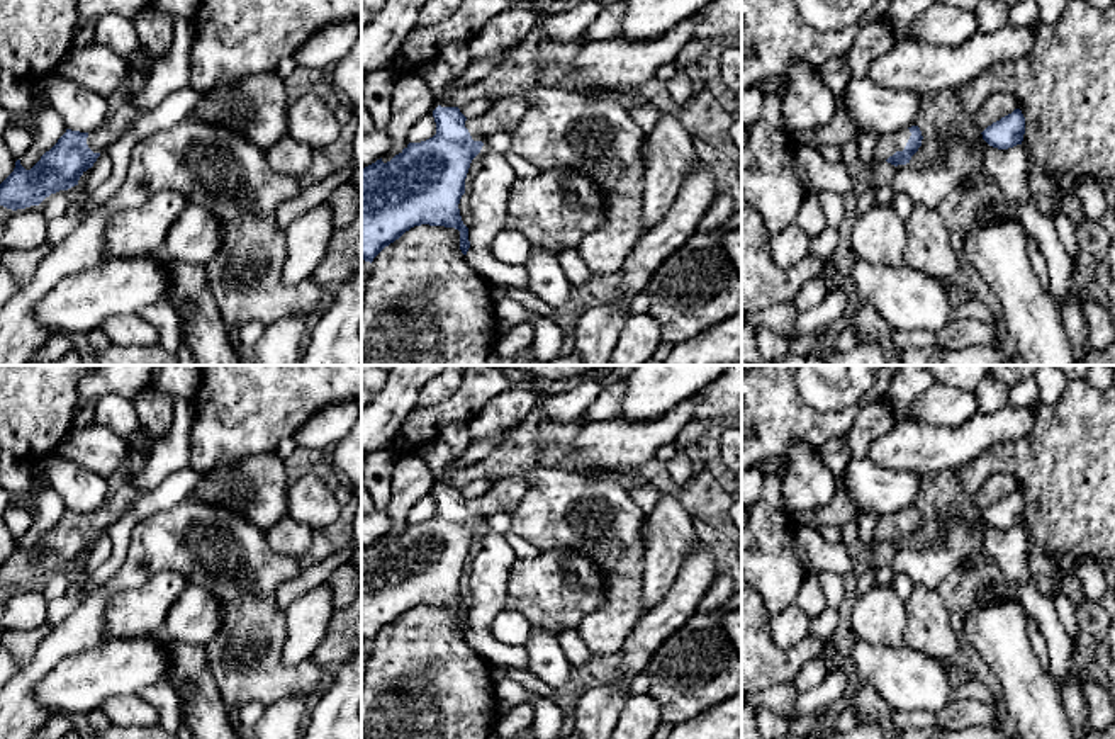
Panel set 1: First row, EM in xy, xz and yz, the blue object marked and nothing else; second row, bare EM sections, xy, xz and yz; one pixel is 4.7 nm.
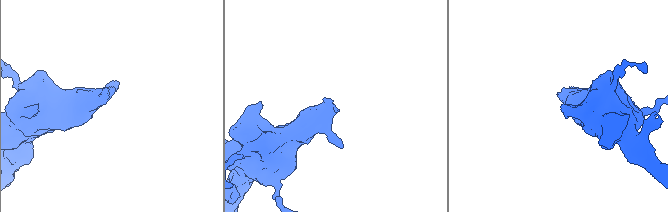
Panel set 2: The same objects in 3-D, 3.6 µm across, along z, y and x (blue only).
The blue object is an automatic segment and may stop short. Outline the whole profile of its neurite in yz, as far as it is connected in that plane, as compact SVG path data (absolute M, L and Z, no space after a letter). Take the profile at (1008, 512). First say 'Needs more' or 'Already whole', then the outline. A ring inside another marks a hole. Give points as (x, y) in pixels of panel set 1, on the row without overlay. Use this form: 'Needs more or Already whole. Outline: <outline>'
Already whole. Outline: M1015 489L1011 494L988 506L981 515L983 520L993 528L1013 528L1023 522L1025 498L1020 489Z

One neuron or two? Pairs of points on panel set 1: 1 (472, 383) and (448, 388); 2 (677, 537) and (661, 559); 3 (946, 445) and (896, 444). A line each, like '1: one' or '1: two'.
1: two
2: one
3: one

